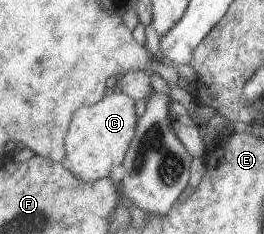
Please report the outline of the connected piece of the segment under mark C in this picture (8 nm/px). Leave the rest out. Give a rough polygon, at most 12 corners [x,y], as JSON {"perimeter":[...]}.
{"perimeter":[[110,90],[80,107],[65,167],[82,181],[122,165],[140,123],[134,97]]}

